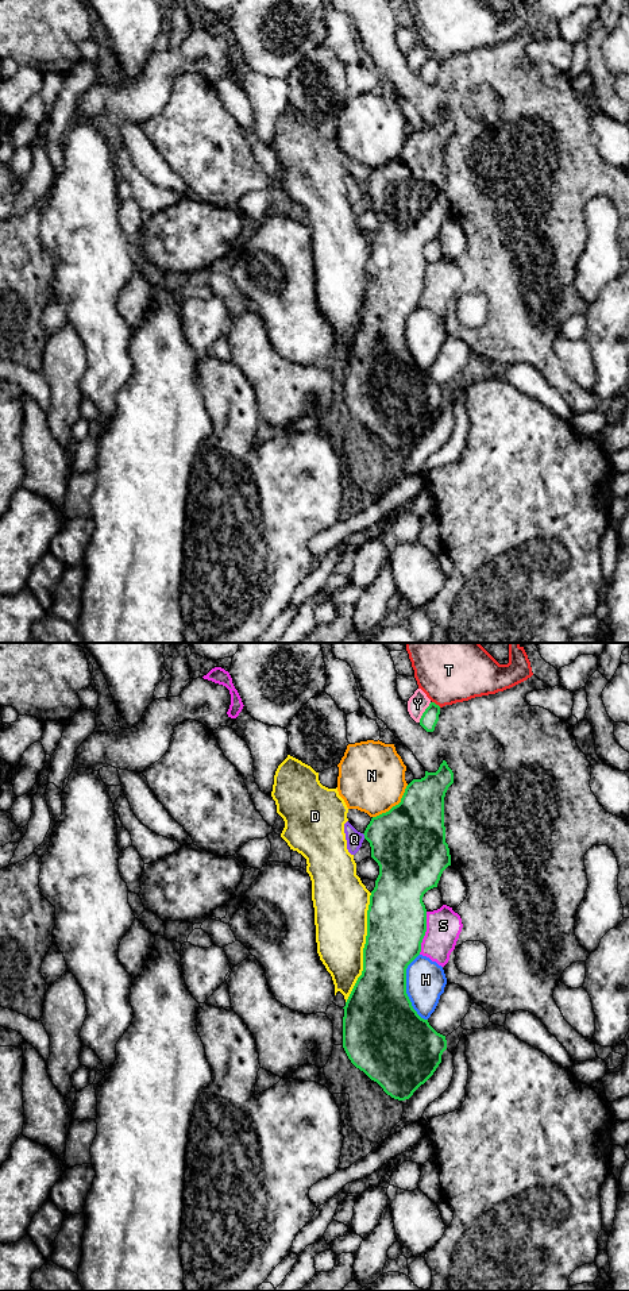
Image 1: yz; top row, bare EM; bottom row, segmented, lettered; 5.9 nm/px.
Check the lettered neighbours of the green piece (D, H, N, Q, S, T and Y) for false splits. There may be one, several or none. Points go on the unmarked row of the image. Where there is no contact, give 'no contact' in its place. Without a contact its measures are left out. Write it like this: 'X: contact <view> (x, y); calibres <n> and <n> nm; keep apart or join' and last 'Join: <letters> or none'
D: contact yz (363, 300); calibres 360 and 320 nm; keep apart
H: contact yz (405, 340); calibres 420 and 240 nm; keep apart
N: contact yz (396, 157); calibres 440 and 400 nm; keep apart
Q: contact yz (365, 188); calibres 420 and 100 nm; keep apart
S: contact yz (424, 285); calibres 360 and 200 nm; keep apart
T: contact yz (435, 56); calibres 100 and 340 nm; keep apart
Y: contact yz (424, 64); calibres 100 and 120 nm; keep apart
Join: none

